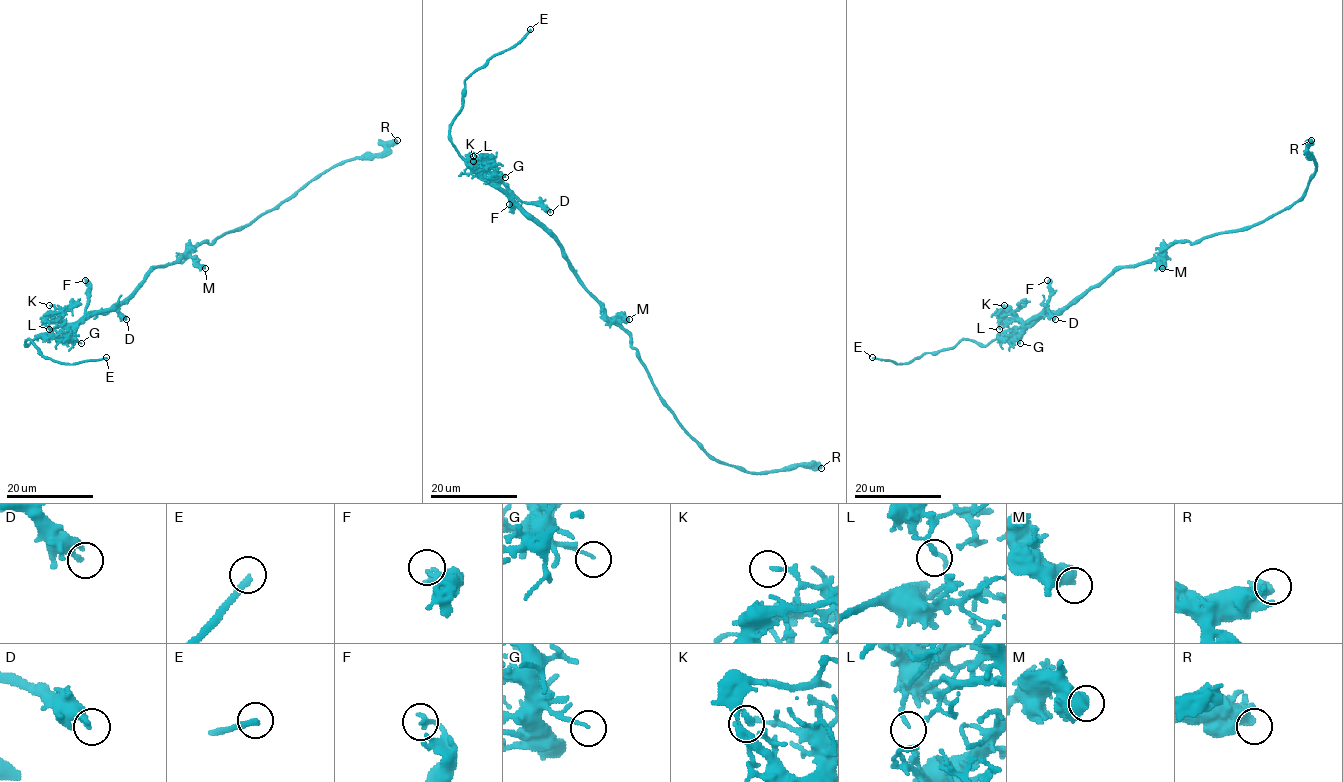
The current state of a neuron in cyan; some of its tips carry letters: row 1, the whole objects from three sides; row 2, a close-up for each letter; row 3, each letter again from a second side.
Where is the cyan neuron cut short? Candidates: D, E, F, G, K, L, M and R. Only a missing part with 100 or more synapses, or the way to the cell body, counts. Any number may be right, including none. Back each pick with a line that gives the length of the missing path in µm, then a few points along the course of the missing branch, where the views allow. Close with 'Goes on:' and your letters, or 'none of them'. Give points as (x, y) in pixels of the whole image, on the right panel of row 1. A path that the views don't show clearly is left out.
E: Missing length about 20 µm
Goes on: E

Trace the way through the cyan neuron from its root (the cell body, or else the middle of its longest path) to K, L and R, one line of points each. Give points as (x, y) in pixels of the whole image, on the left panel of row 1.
K: (157, 267), (124, 300), (107, 310), (87, 312), (75, 323), (63, 323), (62, 312), (49, 305)
L: (157, 267), (114, 306), (87, 312), (75, 323), (47, 320), (49, 329)
R: (157, 267), (172, 264), (201, 243), (211, 243), (276, 209), (332, 167), (378, 155), (397, 140)

